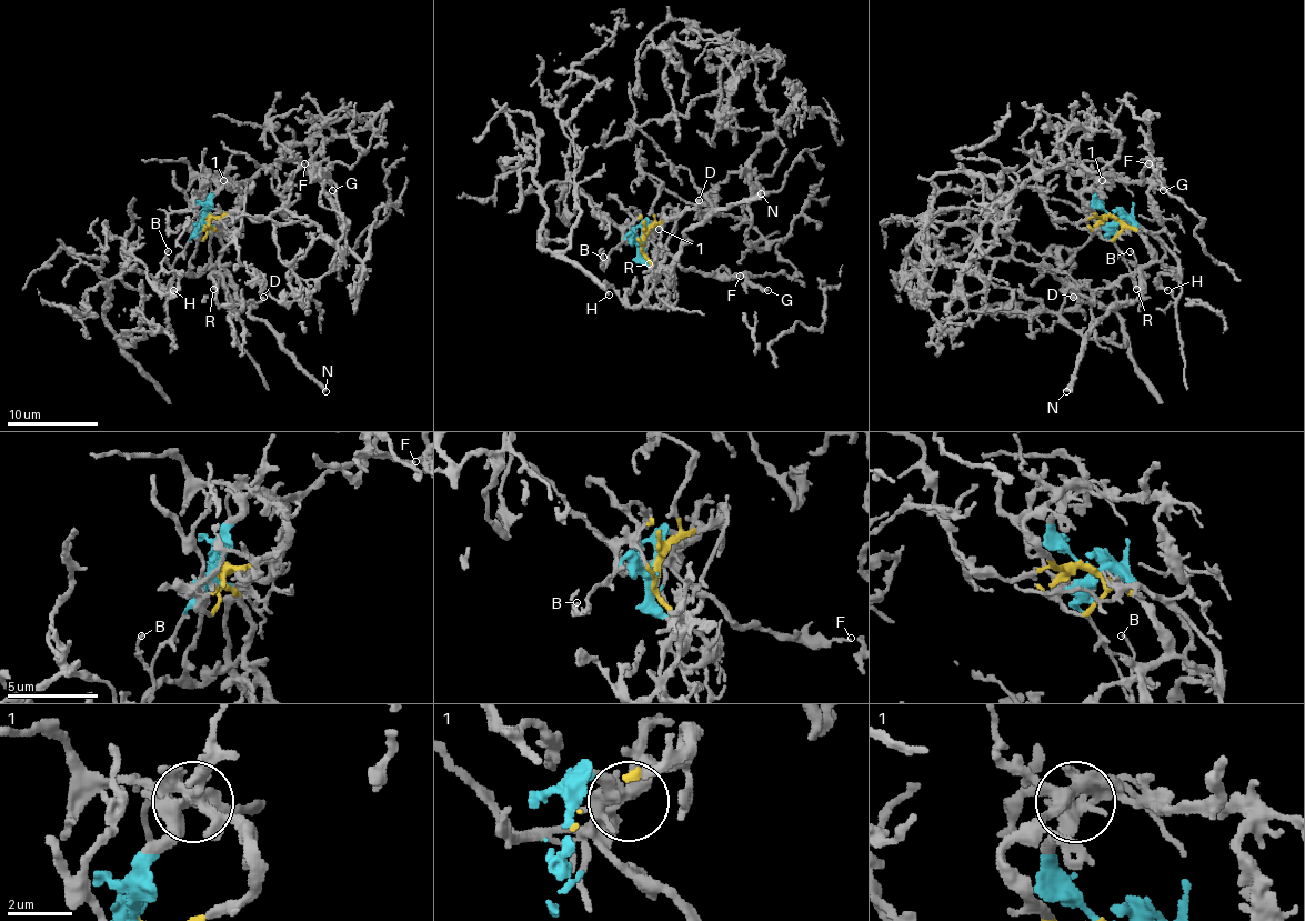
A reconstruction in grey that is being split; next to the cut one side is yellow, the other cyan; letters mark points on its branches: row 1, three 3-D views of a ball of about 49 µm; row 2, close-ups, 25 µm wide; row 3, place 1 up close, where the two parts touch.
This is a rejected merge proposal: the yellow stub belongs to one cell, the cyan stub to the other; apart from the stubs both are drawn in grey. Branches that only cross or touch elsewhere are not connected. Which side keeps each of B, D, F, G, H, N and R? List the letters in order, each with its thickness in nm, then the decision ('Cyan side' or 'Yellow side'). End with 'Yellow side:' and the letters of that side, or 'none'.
B: Thickness 150 nm. Cyan side
D: Thickness 300 nm. Yellow side
F: Thickness 180 nm. Yellow side
G: Thickness 220 nm. Yellow side
H: Thickness 190 nm. Yellow side
N: Thickness 400 nm. Yellow side
R: Thickness 320 nm. Yellow side
Yellow side: D, F, G, H, N, R

